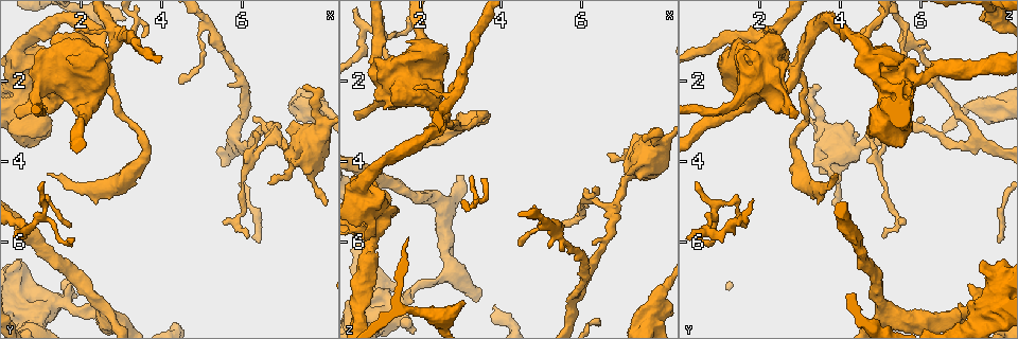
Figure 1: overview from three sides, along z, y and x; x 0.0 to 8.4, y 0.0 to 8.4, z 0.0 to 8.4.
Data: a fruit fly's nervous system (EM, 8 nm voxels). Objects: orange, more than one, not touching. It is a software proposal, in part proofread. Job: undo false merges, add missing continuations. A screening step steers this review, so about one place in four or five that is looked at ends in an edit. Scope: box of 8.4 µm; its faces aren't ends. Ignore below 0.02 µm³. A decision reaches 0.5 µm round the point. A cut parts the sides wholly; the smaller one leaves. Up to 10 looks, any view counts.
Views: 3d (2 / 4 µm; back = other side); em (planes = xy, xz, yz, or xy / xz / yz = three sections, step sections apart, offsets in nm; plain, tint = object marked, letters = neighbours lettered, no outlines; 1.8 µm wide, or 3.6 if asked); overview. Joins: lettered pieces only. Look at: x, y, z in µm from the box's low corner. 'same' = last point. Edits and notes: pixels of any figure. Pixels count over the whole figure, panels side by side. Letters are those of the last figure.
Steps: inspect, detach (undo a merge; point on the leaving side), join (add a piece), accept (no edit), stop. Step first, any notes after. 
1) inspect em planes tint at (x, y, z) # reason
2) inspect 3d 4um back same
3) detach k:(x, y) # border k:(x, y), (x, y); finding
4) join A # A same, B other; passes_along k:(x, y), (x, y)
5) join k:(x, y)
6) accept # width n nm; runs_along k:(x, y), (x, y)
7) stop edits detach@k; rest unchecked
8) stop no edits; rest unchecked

inspect 3d 4um at (3.20, 2.95, 3.15) # sharp bend

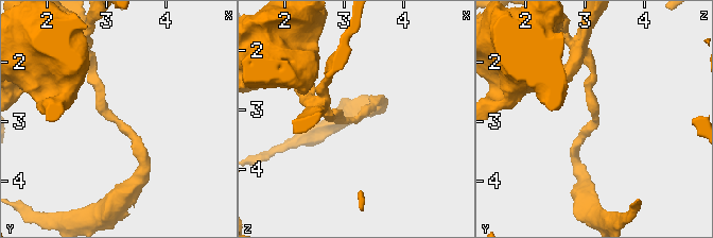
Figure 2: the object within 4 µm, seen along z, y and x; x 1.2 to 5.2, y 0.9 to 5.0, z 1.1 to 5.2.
inspect em yz step 4 tint at (3.20, 3.00, 3.15) # arm_widths 160, 180 nm

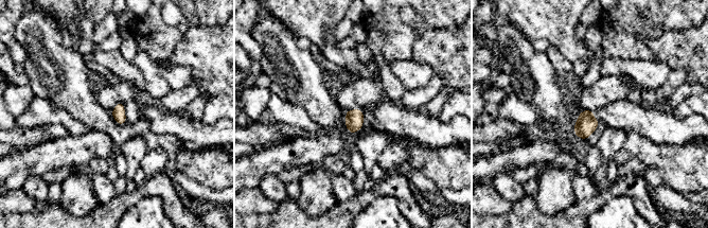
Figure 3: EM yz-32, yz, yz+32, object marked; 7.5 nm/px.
inspect em planes letters same # cut it another way

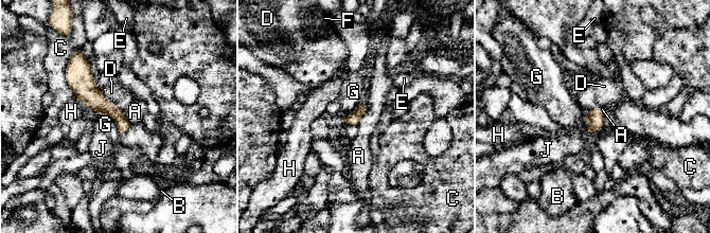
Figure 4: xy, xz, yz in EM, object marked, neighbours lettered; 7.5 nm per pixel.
accept # width 90 nm; A other, B other, C other, D other, E other, F other, G other, H other, J other; runs_along 4:(78, 67), (122, 131); continuous, no second cell

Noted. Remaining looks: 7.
inspect 3d 2um at (1.15, 4.25, 3.90) # thin end

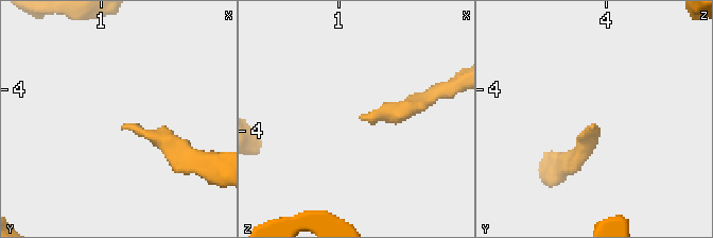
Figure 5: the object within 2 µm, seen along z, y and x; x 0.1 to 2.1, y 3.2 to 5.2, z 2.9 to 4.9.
inspect em planes plain at (1.18, 4.30, 3.90)

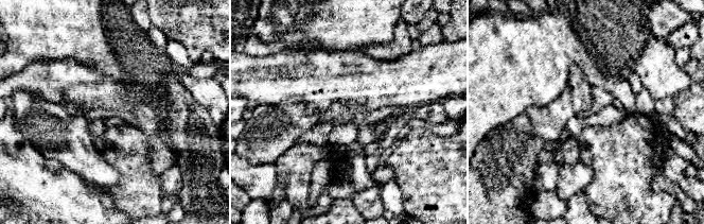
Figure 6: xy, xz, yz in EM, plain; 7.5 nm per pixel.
inspect em planes letters same

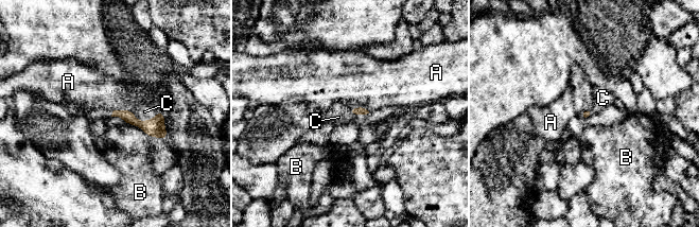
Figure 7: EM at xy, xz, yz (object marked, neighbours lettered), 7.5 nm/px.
join C # A other, B other, C same; passes_along 7:(155, 127), (144, 121), (144, 111); it goes on there

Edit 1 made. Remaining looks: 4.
inspect overview # see it whole again

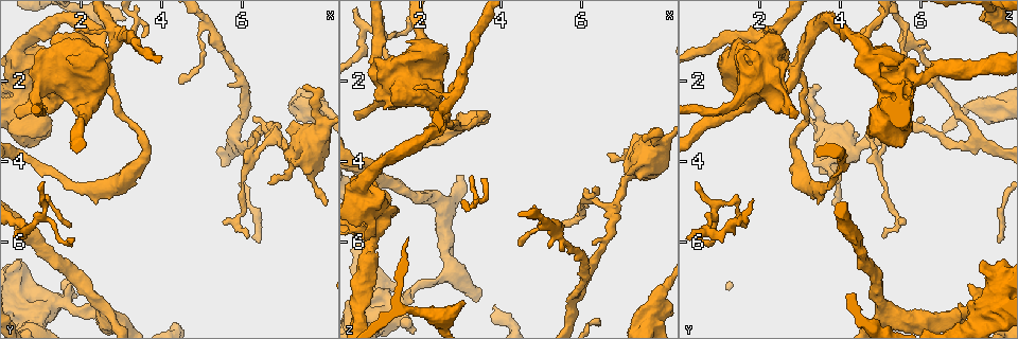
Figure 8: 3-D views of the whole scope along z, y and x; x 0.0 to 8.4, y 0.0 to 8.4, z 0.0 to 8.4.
inspect 3d 4um back at (1.30, 7.50, 7.75) # sharp bend

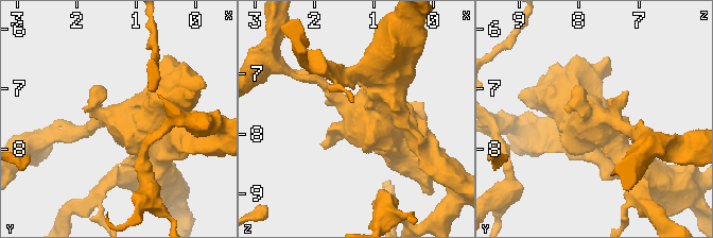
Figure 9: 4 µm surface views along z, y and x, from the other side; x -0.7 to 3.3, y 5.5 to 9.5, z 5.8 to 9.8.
inspect em 3.6um planes letters at (1.25, 7.50, 7.75) # shape alone is not enough

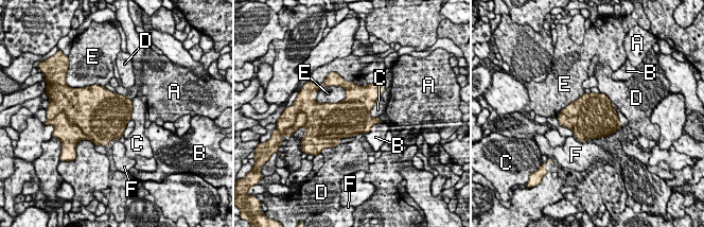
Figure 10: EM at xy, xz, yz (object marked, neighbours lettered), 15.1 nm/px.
detach 10:(100, 124) # A other, B other, C other, D other, E other, F other; two cells meet here

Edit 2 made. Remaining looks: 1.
inspect em planes letters at (7.45, 2.20, 3.45) # branch stops here

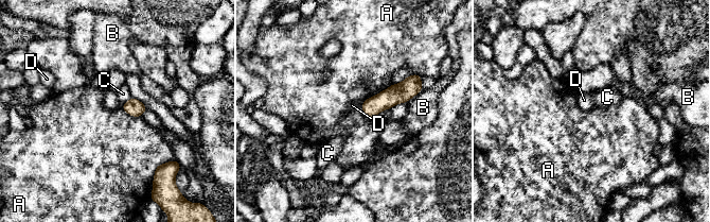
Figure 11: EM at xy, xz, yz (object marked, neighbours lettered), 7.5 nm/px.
accept # width 130 nm; longest_contact A 320 nm; A other, B other, C other, D other; none of them fits

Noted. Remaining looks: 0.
stop edits join@7, detach@10; rest unchecked

